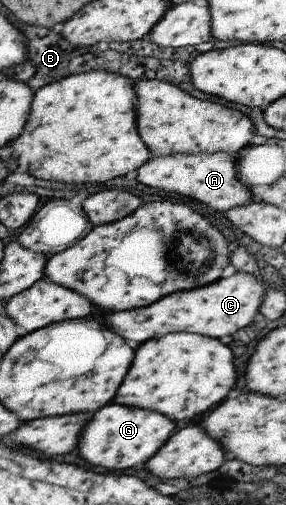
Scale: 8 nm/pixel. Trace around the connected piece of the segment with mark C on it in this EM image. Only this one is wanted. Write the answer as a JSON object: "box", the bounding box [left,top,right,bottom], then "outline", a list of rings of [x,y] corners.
{"box":[106,272,266,347],"outline":[[[238,272],[212,284],[171,293],[154,305],[146,306],[146,309],[111,312],[112,315],[106,319],[106,323],[122,339],[130,341],[131,344],[136,343],[136,347],[144,343],[144,339],[148,341],[176,331],[192,331],[219,340],[224,335],[232,335],[252,323],[266,291],[262,283],[261,277]]]}

